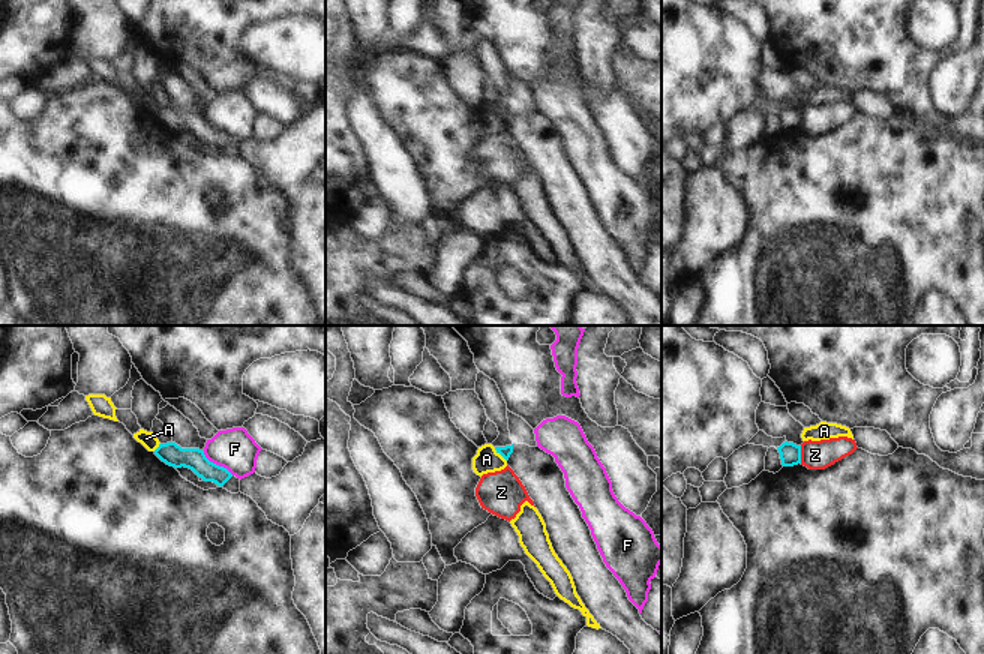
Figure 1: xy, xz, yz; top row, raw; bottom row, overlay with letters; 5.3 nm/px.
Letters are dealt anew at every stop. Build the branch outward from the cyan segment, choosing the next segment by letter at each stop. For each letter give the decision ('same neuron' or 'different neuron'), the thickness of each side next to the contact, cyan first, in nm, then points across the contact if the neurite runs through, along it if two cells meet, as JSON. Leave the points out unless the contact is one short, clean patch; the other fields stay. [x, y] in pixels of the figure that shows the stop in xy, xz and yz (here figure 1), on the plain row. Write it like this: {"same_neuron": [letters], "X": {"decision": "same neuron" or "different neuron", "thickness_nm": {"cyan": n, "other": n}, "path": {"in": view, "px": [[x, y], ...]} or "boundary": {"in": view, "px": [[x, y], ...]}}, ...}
{"same_neuron": [], "A": {"decision": "different neuron", "thickness_nm": {"cyan": 60, "other": 130}, "boundary": {"in": "xz", "px": [[494, 111], [506, 125]]}}, "F": {"decision": "different neuron", "thickness_nm": {"cyan": 120, "other": 220}, "boundary": {"in": "xy", "px": [[203, 116], [210, 125], [225, 131], [233, 138]]}}, "Z": {"decision": "different neuron", "thickness_nm": {"cyan": 110, "other": 160}}}

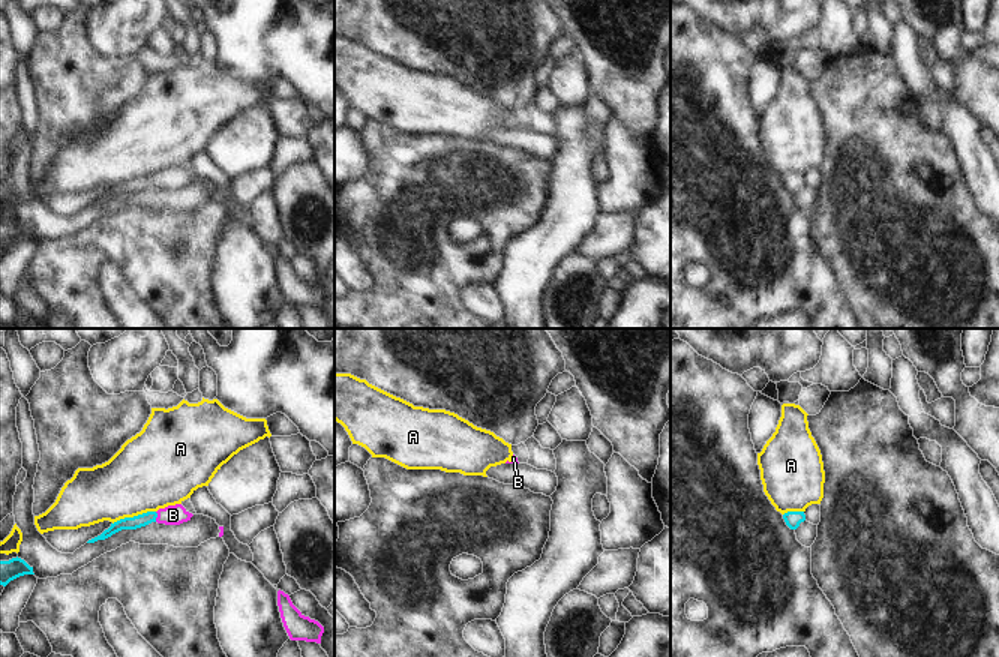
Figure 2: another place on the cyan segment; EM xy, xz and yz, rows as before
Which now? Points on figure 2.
{"same_neuron": ["B"], "A": {"decision": "different neuron", "thickness_nm": {"cyan": 70, "other": 400}}, "B": {"decision": "same neuron", "thickness_nm": {"cyan": 70, "other": 110}}}

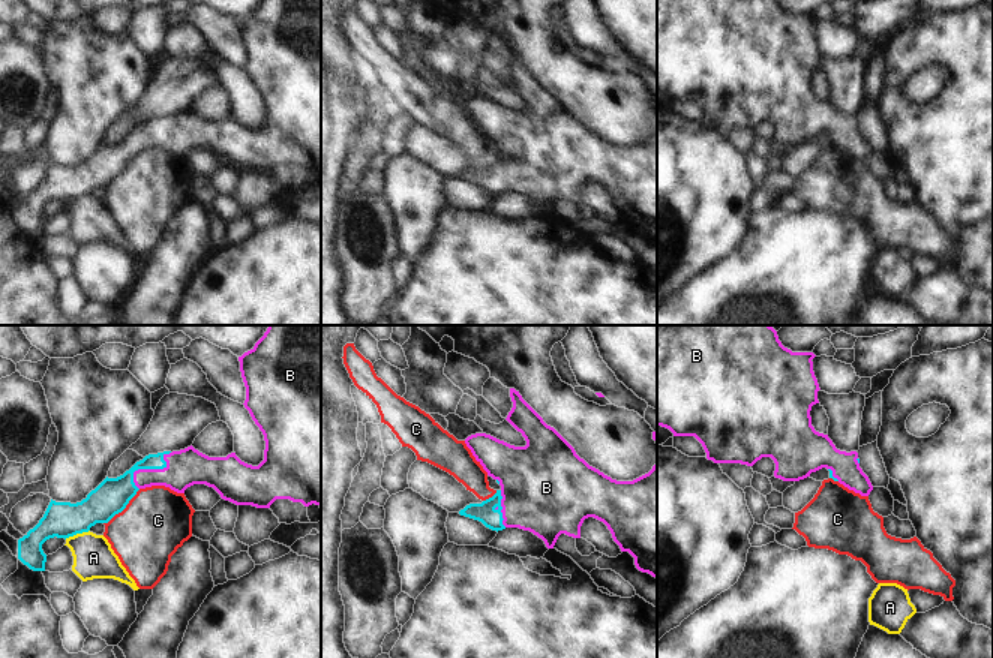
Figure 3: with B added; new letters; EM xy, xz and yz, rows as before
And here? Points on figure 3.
{"same_neuron": ["B"], "A": {"decision": "different neuron", "thickness_nm": {"cyan": 190, "other": 220}, "boundary": {"in": "xy", "px": [[89, 194], [65, 203]]}}, "B": {"decision": "same neuron", "thickness_nm": {"cyan": 180, "other": 200}, "path": {"in": "xy", "px": [[113, 159], [135, 135], [149, 132], [185, 132]]}}, "C": {"decision": "different neuron", "thickness_nm": {"cyan": 190, "other": 360}}}

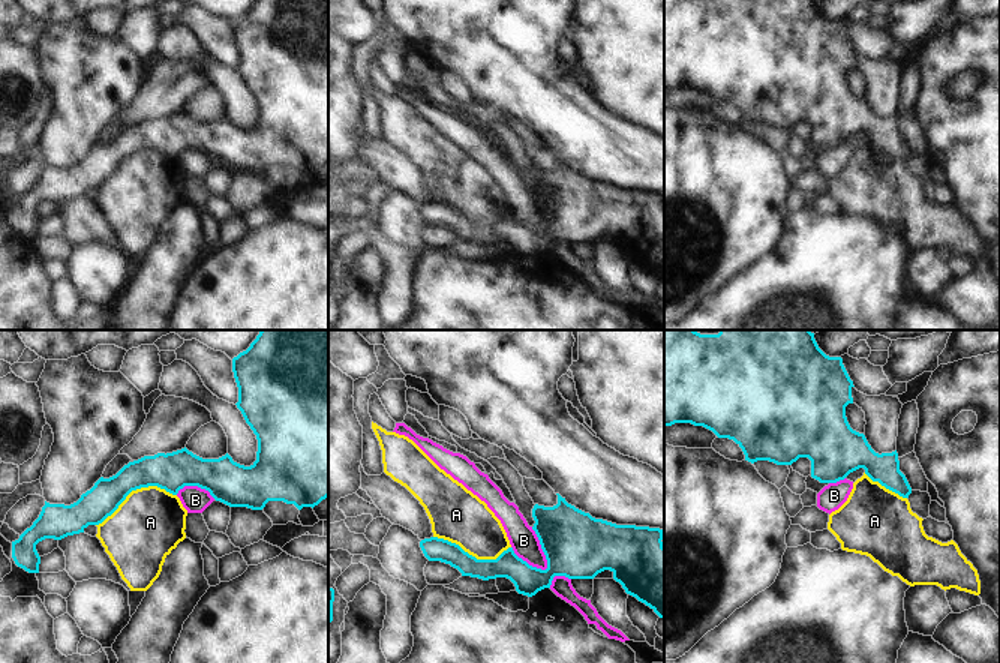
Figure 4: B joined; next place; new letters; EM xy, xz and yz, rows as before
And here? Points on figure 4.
{"same_neuron": [], "A": {"decision": "different neuron", "thickness_nm": {"cyan": 200, "other": 380}}, "B": {"decision": "different neuron", "thickness_nm": {"cyan": 360, "other": 150}}}

